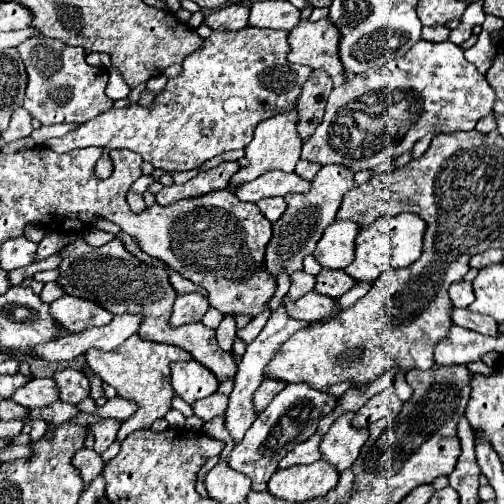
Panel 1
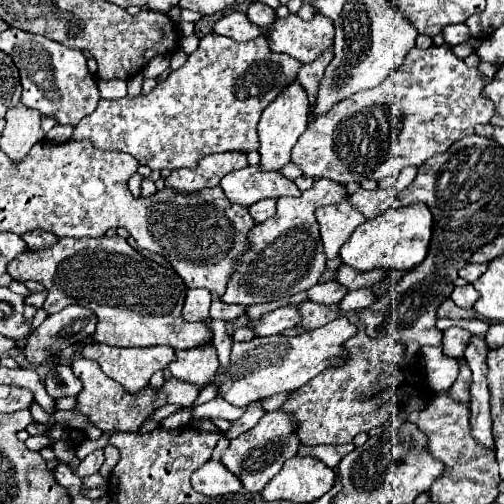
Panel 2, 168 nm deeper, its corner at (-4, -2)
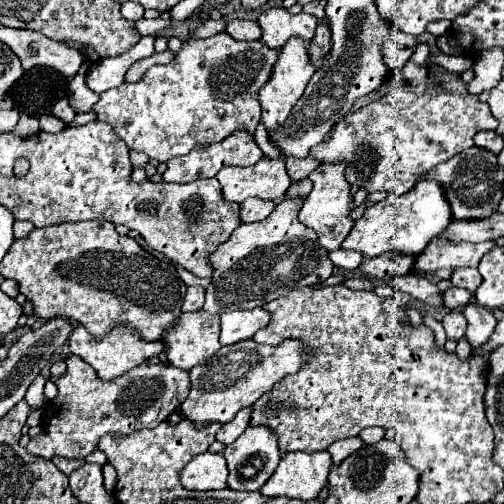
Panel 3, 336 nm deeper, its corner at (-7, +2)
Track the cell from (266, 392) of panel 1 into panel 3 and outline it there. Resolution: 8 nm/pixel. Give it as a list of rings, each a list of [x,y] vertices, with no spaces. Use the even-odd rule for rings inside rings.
[[[249,407],[241,409],[241,411],[235,415],[235,419],[233,419],[231,423],[223,425],[223,427],[217,431],[215,439],[217,439],[219,443],[223,443],[223,445],[233,443],[233,441],[235,441],[235,439],[245,431],[245,429],[247,429],[249,419],[251,419],[251,409],[249,409]]]

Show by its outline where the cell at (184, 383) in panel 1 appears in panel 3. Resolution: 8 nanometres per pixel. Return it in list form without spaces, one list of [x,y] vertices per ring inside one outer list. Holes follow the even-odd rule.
[[[205,309],[181,313],[179,319],[163,333],[163,343],[169,363],[189,371],[221,349],[219,315],[211,315]]]

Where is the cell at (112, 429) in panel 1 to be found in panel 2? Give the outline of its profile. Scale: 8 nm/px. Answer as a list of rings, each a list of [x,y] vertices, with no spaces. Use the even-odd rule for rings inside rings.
[[[96,449],[96,451],[92,451],[92,453],[80,463],[80,467],[78,467],[74,473],[76,473],[80,479],[84,479],[84,477],[96,473],[102,463],[104,463],[104,449]]]

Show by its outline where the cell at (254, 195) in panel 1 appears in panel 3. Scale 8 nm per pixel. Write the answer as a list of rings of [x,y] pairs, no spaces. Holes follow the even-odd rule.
[[[259,159],[251,167],[223,167],[217,181],[221,183],[223,199],[229,203],[243,203],[249,197],[259,199],[283,199],[291,187],[291,179],[281,159]]]

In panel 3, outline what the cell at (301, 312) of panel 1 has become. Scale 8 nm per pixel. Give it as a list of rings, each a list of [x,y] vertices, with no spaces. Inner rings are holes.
[[[249,309],[249,311],[229,311],[221,315],[221,335],[219,335],[219,343],[221,345],[233,345],[237,341],[249,339],[251,335],[255,335],[257,329],[265,327],[269,323],[271,315],[261,309]]]

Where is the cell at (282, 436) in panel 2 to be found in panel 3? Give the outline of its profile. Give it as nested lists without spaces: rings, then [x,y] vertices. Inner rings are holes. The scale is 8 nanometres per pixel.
[[[247,427],[237,437],[237,441],[233,441],[229,447],[225,447],[223,455],[227,459],[227,469],[229,469],[227,487],[235,489],[235,491],[259,491],[263,487],[263,483],[273,475],[273,471],[277,469],[277,463],[281,459],[277,439],[267,427]]]

